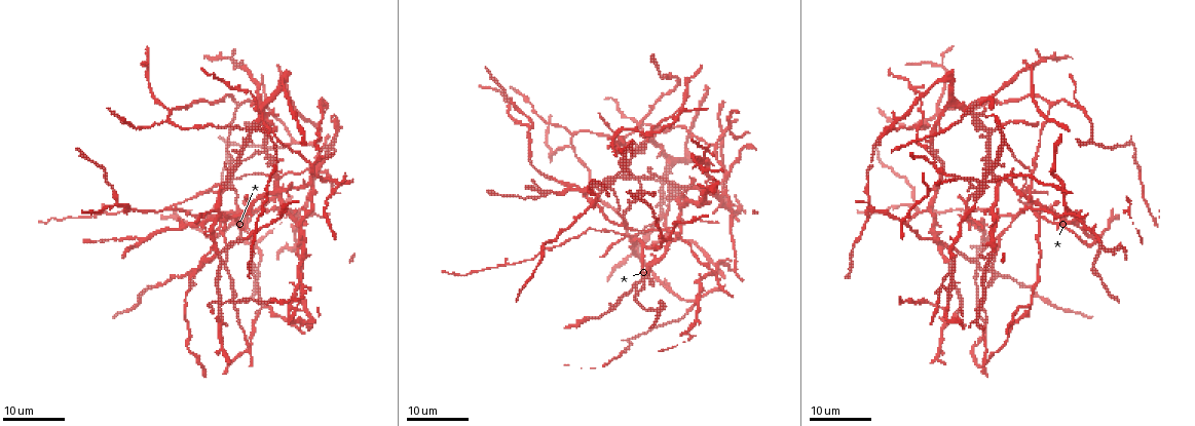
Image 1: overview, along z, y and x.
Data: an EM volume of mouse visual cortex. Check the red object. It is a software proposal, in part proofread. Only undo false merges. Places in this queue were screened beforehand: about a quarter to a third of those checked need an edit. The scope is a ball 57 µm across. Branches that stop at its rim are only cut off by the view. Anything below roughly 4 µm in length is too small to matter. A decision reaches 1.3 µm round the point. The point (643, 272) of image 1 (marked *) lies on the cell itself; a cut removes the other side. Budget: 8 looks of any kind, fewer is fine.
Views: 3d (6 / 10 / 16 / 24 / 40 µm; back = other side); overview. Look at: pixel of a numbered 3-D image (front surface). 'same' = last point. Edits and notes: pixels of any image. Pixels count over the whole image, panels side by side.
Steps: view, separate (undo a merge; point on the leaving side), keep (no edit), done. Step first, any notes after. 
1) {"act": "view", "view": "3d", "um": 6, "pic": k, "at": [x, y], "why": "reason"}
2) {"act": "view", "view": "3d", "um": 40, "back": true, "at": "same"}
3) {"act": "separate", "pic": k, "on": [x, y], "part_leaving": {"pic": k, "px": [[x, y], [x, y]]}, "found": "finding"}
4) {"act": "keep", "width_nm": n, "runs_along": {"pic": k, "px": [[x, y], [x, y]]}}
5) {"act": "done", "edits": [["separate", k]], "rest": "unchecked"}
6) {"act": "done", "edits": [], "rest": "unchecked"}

{"act": "view", "view": "3d", "um": 24, "pic": 1, "at": [1011, 180], "why": "four or more arms meet"}

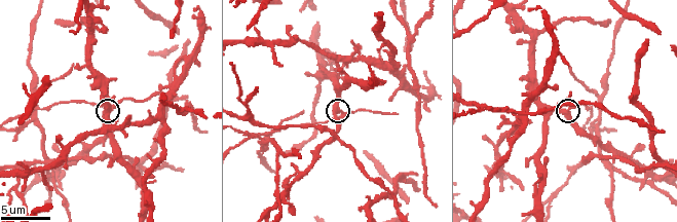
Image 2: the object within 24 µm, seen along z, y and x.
{"act": "view", "view": "3d", "um": 10, "pic": 2, "at": [568, 112]}

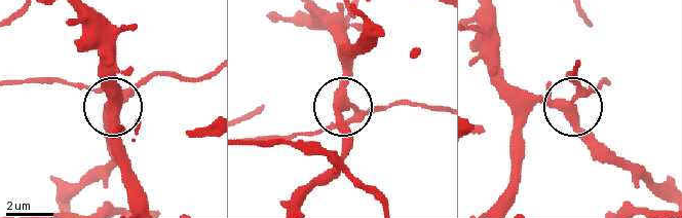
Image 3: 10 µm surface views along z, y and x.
{"act": "separate", "pic": 3, "on": [157, 75], "arms": 4, "part_leaving": {"pic": 3, "px": [[125, 94], [79, 82], [20, 82]]}, "found": "two cells meet here"}

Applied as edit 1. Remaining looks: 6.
{"act": "view", "view": "3d", "um": 16, "pic": 2, "at": [276, 195], "why": "looks like a crossing"}

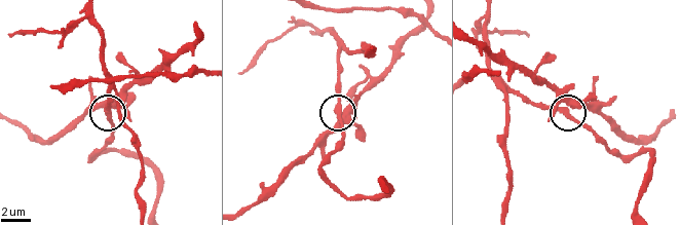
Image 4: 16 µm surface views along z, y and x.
{"act": "keep", "width_nm": 310, "found": "all the same cell"}

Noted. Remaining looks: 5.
{"act": "view", "view": "3d", "um": 24, "pic": 1, "at": [197, 269], "why": "three arms meet"}

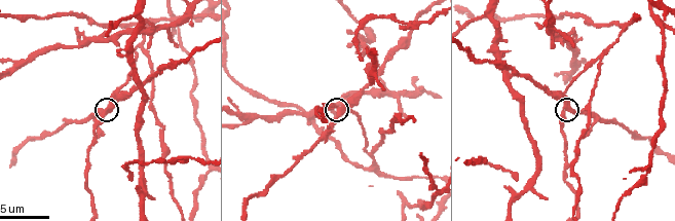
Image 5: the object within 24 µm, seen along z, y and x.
{"act": "view", "view": "3d", "um": 6, "pic": 5, "at": [108, 109], "why": "closer look"}

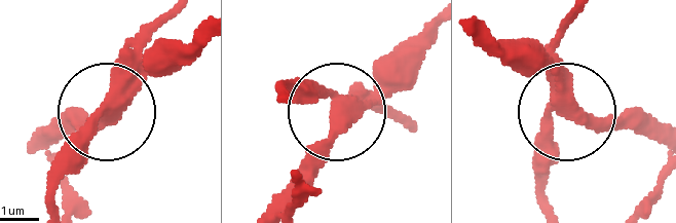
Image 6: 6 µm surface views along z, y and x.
{"act": "separate", "pic": 6, "on": [331, 141], "side_arm_um": 23, "part_leaving": {"pic": 6, "px": [[357, 104], [432, 26]]}, "found": "a second cell is stuck on"}

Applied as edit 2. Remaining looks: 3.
{"act": "view", "view": "overview"}

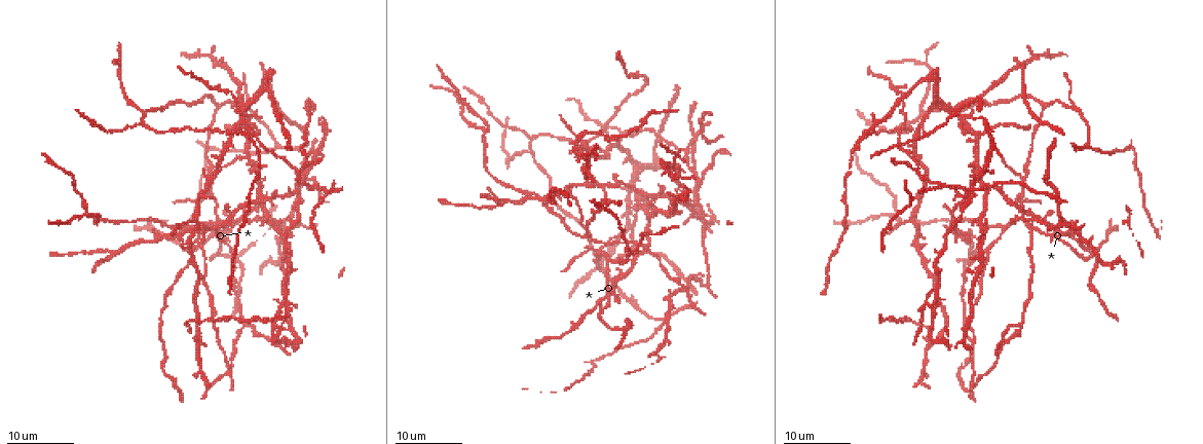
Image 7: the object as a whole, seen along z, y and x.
{"act": "view", "view": "3d", "um": 16, "pic": 7, "at": [1056, 225], "why": "three arms meet"}

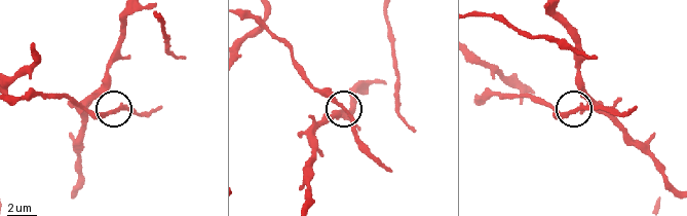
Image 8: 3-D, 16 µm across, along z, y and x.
{"act": "view", "view": "3d", "um": 10, "pic": 8, "at": [570, 110], "why": "zoom in"}

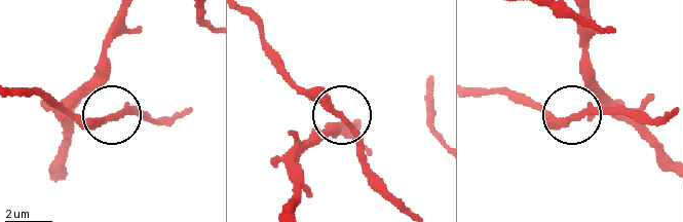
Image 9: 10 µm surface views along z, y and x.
{"act": "keep", "runs_along": {"pic": 9, "px": [[249, 17], [266, 53], [341, 114], [376, 175]]}, "found": "continuous, no second cell"}

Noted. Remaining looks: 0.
{"act": "done", "edits": [["separate", 3], ["separate", 6]], "rest": "unchecked"}

